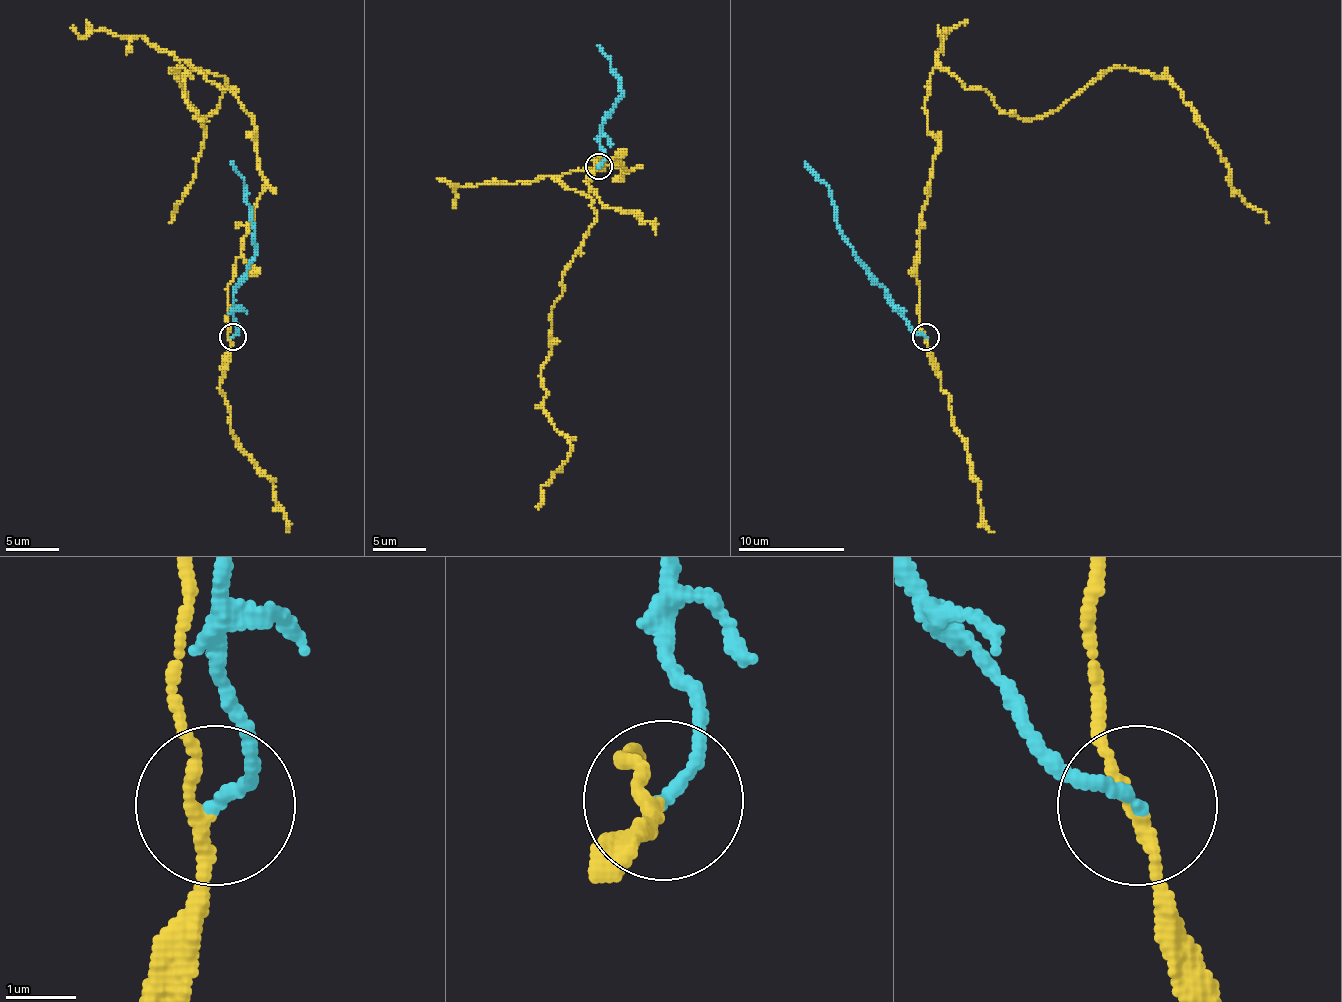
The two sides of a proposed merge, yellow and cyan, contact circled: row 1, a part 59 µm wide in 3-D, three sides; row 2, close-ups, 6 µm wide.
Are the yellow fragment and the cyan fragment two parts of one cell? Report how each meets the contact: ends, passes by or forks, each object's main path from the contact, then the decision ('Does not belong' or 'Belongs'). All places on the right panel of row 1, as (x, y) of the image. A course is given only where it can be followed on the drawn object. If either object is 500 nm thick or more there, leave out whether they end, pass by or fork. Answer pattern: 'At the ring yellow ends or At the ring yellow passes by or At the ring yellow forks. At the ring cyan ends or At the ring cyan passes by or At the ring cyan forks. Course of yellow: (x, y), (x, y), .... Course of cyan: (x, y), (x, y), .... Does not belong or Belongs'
At the ring yellow passes by. At the ring cyan ends. Course of yellow: (925, 337), (935, 68), (1018, 119), (1114, 68), (1167, 79), (1266, 223). Course of cyan: (925, 337), (911, 327), (842, 236), (831, 191), (805, 161). Does not belong

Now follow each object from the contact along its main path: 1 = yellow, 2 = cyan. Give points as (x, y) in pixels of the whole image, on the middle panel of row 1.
1: (600, 165), (632, 171), (562, 176), (597, 213), (554, 304), (541, 371), (544, 408), (570, 456), (536, 507)
2: (600, 165), (605, 152), (600, 125), (621, 96), (621, 83), (597, 45)

